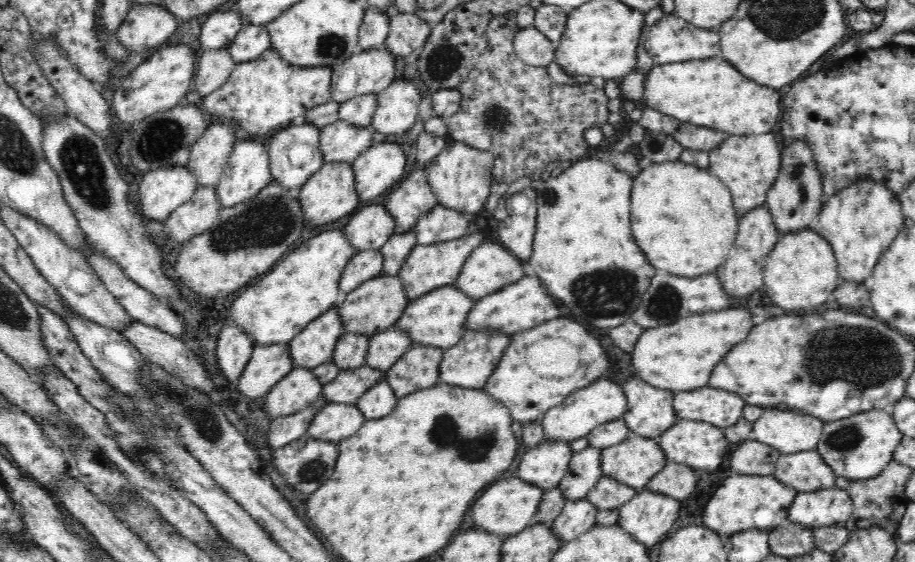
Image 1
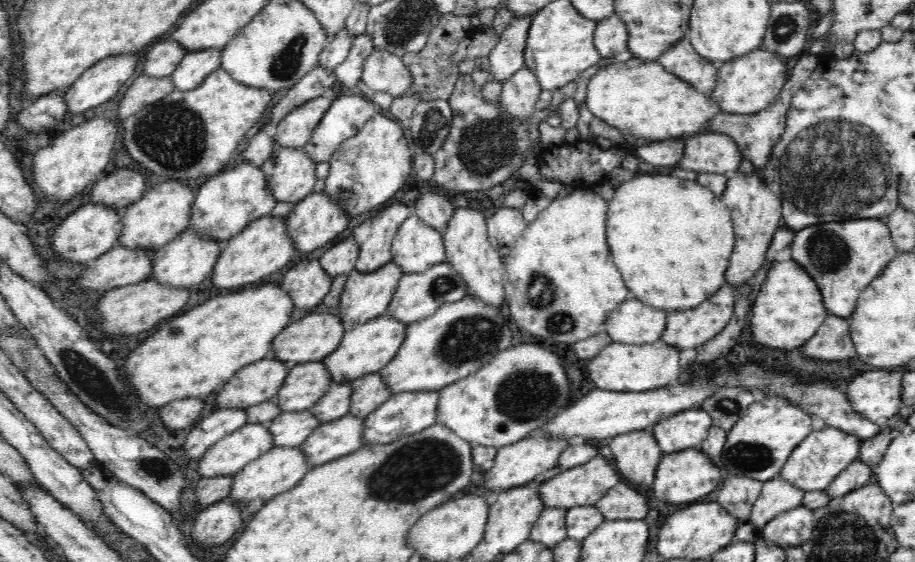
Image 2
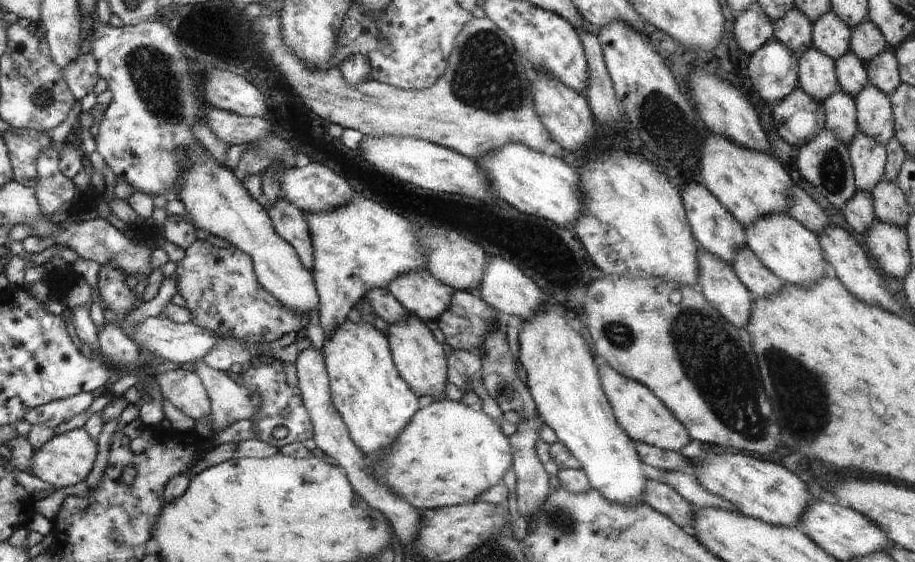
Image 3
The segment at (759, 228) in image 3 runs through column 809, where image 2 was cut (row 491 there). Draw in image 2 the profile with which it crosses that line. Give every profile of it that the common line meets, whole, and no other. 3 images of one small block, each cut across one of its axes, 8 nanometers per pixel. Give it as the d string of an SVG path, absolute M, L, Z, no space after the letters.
M274 445L272 450L265 452L260 458L245 465L237 473L236 480L232 484L230 497L240 503L244 516L248 516L252 512L257 513L274 496L286 492L289 488L294 488L309 470L306 453L300 447Z

